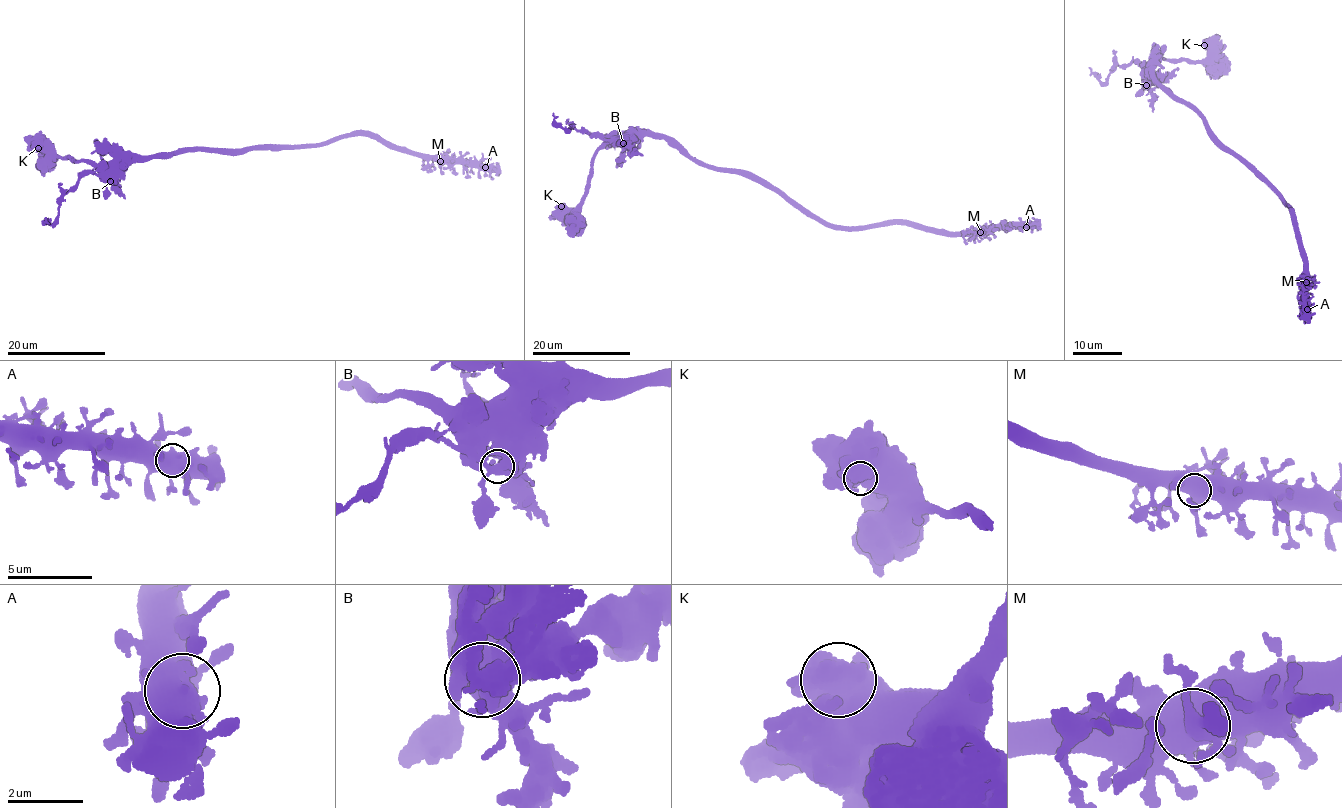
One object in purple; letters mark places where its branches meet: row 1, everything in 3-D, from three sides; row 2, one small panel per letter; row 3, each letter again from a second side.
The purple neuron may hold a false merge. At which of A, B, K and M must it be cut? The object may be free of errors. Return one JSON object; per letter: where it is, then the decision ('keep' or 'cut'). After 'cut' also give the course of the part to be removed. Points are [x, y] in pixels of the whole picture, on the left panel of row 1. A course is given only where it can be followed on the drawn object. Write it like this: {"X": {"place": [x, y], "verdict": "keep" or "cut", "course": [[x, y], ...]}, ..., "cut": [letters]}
{"A": {"place": [485, 167], "verdict": "keep"}, "B": {"place": [110, 181], "verdict": "cut", "course": [[110, 181], [91, 173], [81, 175], [62, 198], [55, 222], [50, 224], [44, 221], [45, 217]]}, "K": {"place": [38, 148], "verdict": "keep"}, "M": {"place": [440, 161], "verdict": "keep"}, "cut": ["B"]}

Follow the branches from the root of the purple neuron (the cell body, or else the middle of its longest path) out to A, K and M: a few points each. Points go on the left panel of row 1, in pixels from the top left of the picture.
A: (115, 170), (133, 160), (180, 149), (291, 147), (366, 135), (414, 153), (476, 160), (485, 167)
K: (115, 170), (98, 169), (84, 160), (74, 160), (70, 155), (63, 157), (38, 148)
M: (115, 170), (133, 160), (180, 149), (291, 147), (366, 135), (440, 161)

